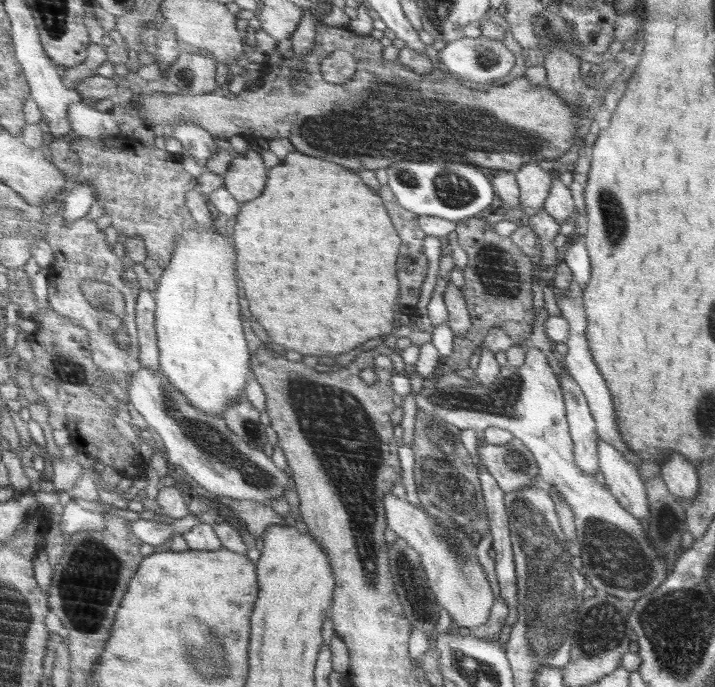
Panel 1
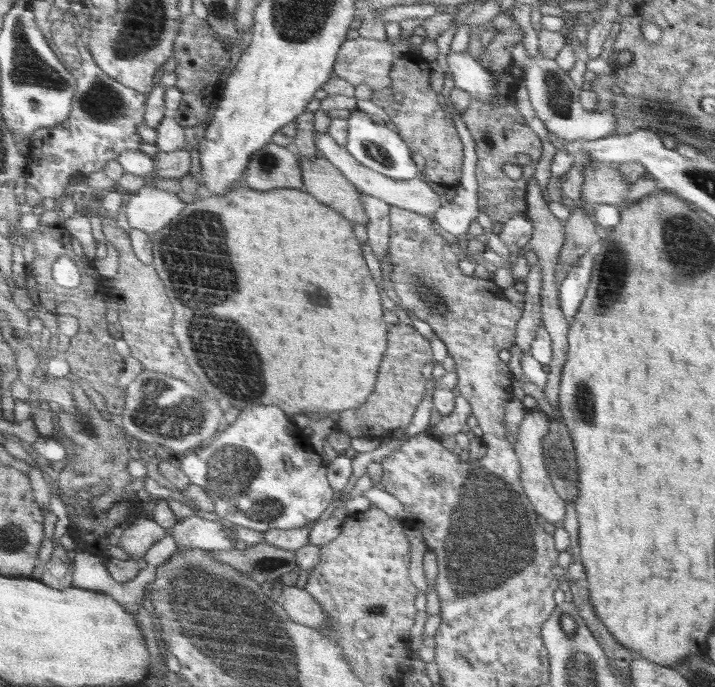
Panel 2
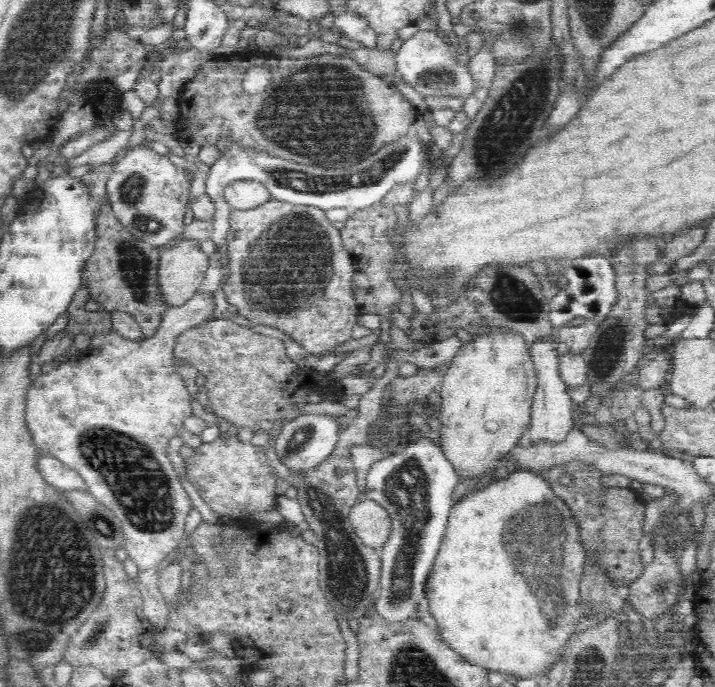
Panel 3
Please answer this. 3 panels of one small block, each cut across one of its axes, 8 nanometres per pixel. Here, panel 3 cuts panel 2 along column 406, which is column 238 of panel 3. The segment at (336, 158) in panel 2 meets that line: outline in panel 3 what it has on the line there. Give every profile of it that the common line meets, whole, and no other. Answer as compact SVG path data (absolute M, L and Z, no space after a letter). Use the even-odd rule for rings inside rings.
M235 180L223 190L223 198L236 210L256 208L270 201L271 192L263 184L254 180Z

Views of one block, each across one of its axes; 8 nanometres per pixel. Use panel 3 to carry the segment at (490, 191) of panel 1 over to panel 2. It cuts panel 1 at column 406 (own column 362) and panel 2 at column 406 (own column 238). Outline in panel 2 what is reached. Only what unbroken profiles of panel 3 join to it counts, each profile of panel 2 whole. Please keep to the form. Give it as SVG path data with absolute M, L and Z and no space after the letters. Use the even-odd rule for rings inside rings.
M362 110L348 116L347 120L349 130L345 149L360 164L394 180L410 180L418 176L419 171L412 159L413 152L396 131L388 129L379 119L375 119Z

